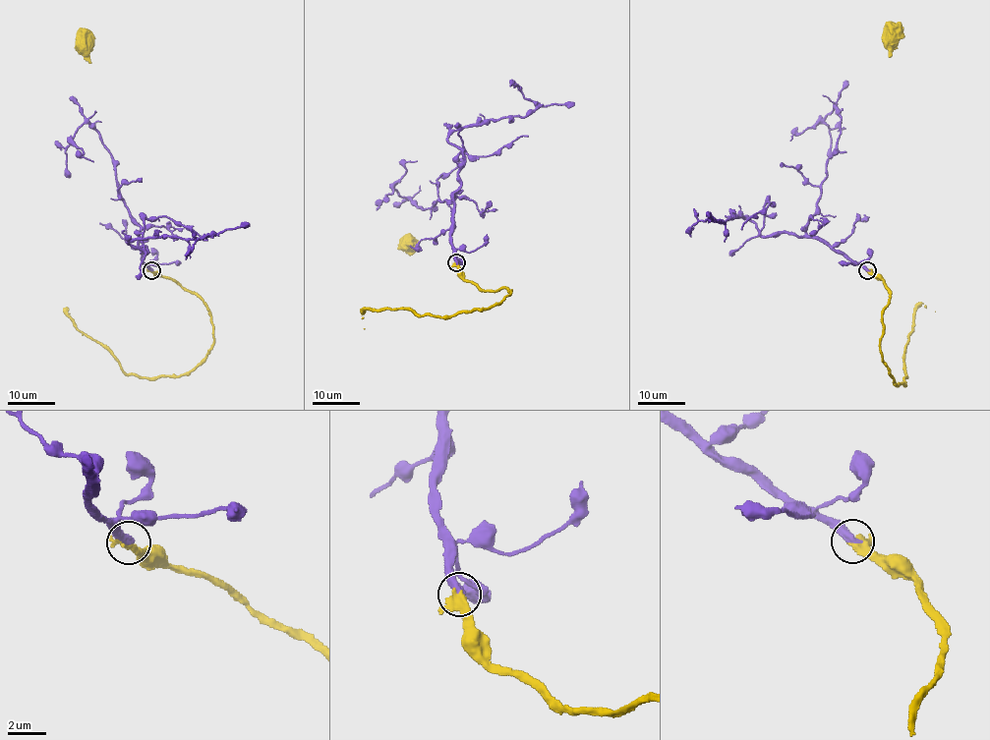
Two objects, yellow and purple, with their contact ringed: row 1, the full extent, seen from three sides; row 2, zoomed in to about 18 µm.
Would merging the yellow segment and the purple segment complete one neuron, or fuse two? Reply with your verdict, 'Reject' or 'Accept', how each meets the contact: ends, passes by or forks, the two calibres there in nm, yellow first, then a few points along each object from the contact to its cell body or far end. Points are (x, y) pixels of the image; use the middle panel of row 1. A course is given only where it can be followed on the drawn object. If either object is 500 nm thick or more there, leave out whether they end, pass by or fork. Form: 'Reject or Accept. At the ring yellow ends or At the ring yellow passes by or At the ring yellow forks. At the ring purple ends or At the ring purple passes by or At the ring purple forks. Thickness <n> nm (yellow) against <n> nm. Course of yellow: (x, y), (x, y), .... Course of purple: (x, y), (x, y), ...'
Accept. At the ring yellow passes by. At the ring purple ends. Thickness 400 nm (yellow) against 440 nm. Course of yellow: (457, 262), (452, 265), (412, 244), (412, 240), (408, 244). Course of purple: (457, 262), (451, 236), (452, 193), (451, 200), (435, 200), (423, 209), (394, 188), (404, 164), (417, 160)

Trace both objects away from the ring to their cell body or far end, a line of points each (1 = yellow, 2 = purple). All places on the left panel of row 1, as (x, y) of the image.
1: (151, 270), (147, 268), (89, 60), (88, 45), (84, 42)
2: (151, 270), (143, 261), (140, 226), (117, 187), (111, 152), (84, 123), (72, 140), (93, 161)

